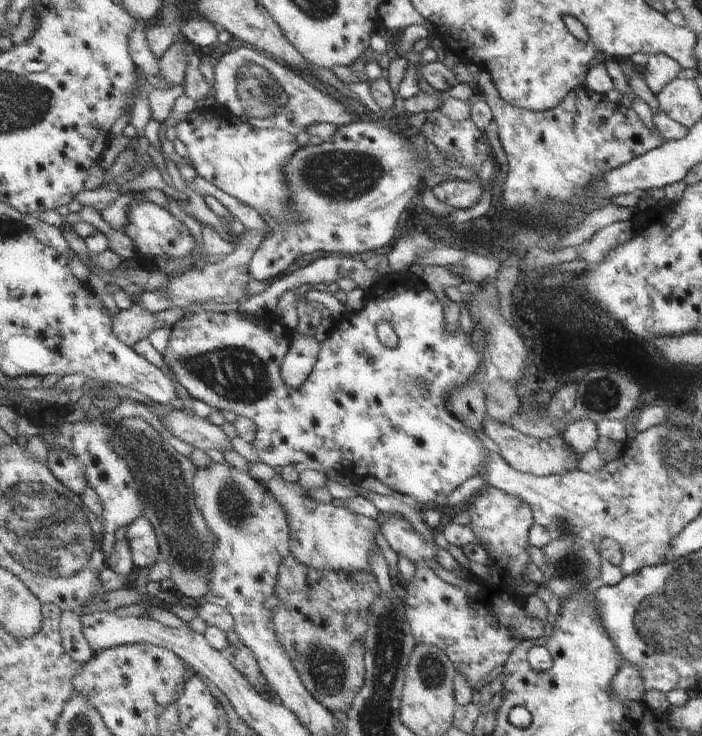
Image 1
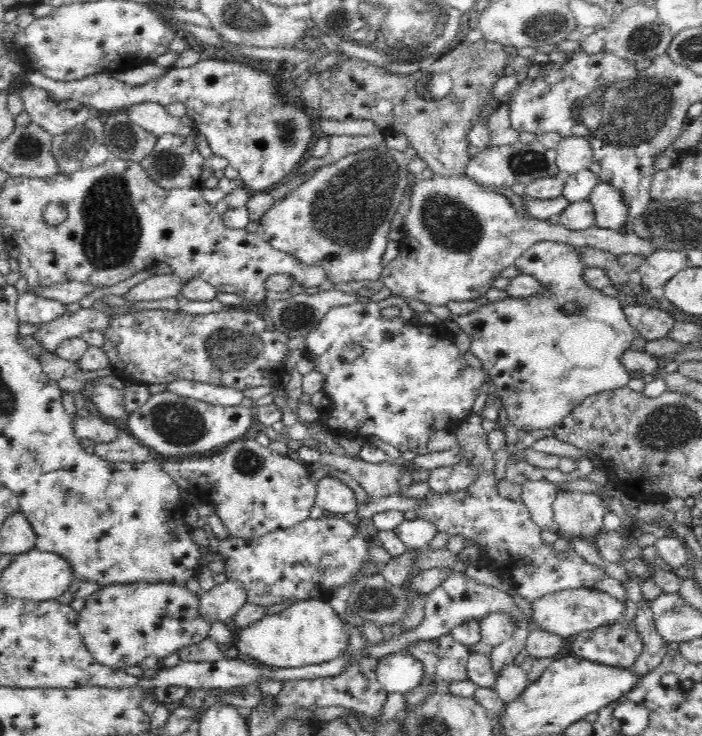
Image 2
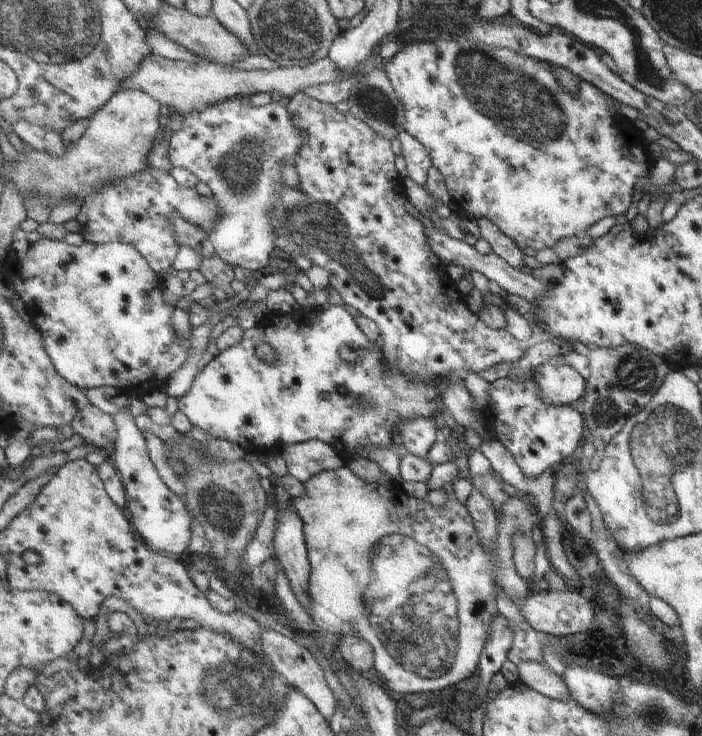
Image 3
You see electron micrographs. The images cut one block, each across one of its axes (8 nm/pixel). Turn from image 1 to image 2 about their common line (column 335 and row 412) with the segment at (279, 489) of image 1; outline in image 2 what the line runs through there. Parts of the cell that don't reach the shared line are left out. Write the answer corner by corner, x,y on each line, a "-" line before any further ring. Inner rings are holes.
540,240
526,250
514,265
523,274
534,275
541,280
547,289
541,295
526,298
508,296
503,301
488,301
454,320
469,334
470,351
480,359
483,370
495,383
509,421
526,432
552,429
593,394
626,388
631,378
620,361
620,354
630,348
638,334
628,324
618,298
604,297
600,289
584,282
582,275
587,267
572,245

